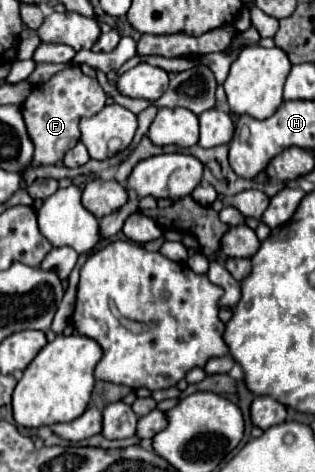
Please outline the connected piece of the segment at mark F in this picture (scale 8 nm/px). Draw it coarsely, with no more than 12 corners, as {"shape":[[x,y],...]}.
{"shape":[[62,69],[22,105],[36,165],[80,141],[106,105],[100,83]]}

